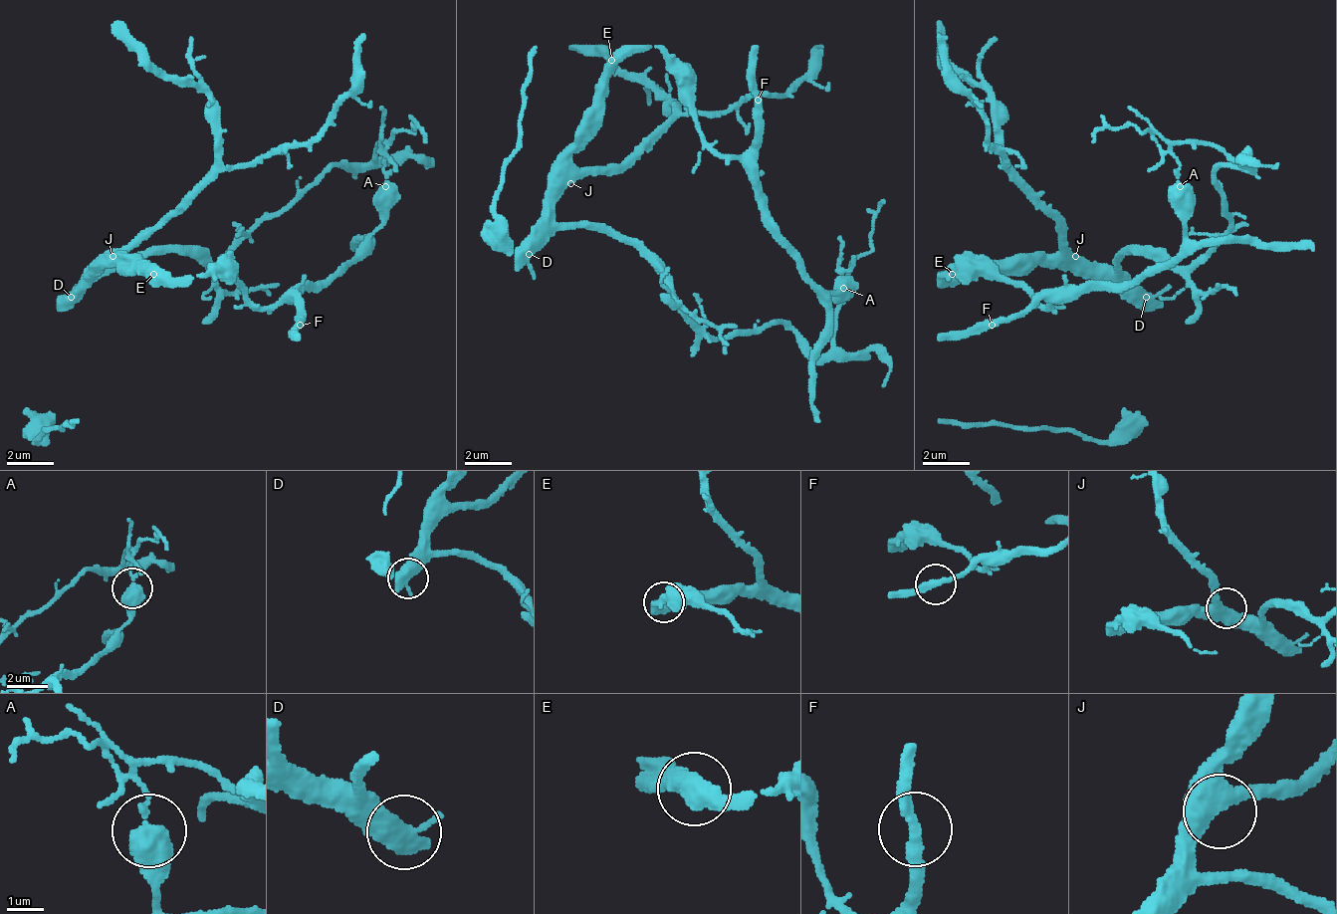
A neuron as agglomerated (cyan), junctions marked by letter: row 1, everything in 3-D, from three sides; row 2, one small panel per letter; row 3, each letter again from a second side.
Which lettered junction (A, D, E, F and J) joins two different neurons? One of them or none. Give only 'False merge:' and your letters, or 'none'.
False merge: A

